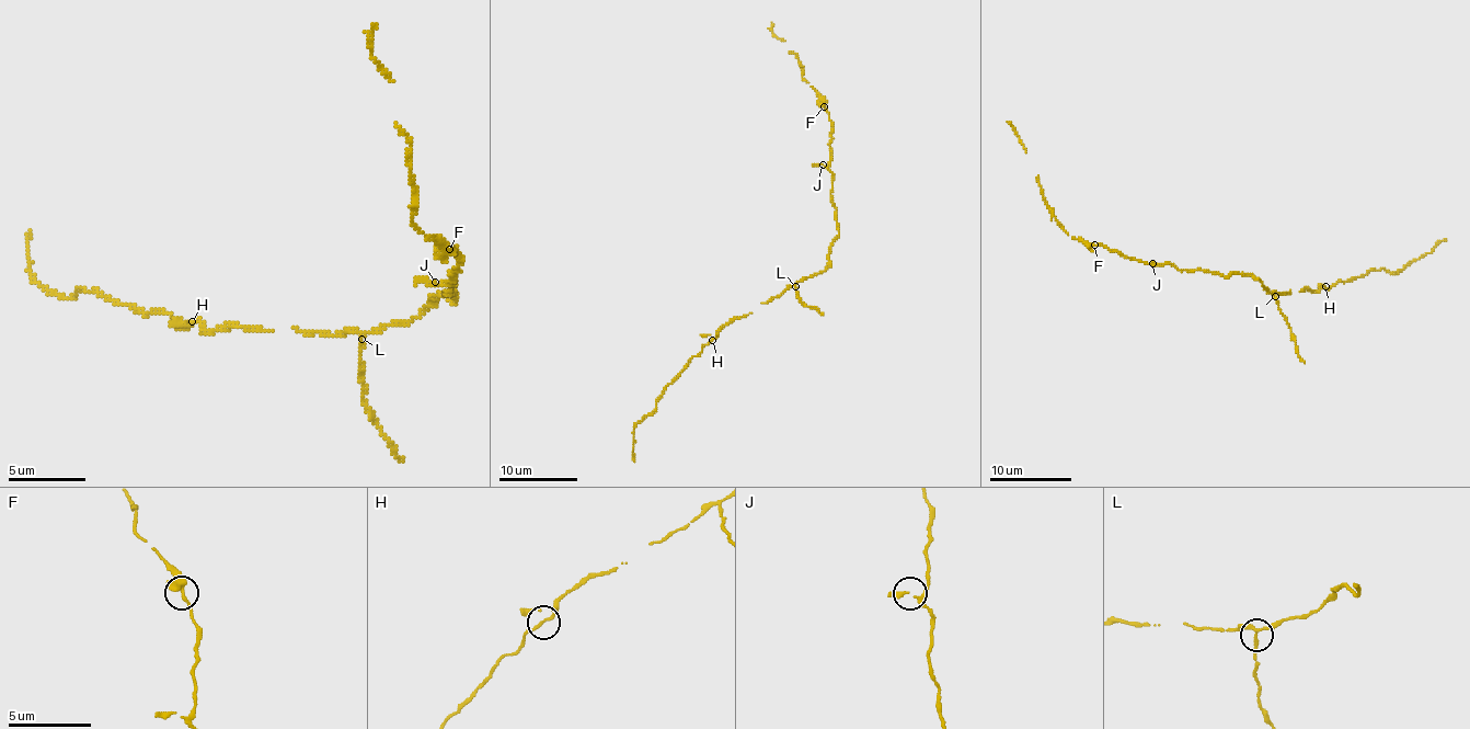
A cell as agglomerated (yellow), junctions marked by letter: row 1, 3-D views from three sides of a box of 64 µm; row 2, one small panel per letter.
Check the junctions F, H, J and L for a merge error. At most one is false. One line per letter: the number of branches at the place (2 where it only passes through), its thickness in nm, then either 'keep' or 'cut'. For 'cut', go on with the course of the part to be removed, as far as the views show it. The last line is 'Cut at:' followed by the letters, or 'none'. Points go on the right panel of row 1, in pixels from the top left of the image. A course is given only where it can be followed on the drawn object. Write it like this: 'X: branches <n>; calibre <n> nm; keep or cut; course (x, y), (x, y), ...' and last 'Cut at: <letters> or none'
F: branches 3; calibre 240 nm; keep
H: branches 3; calibre 140 nm; keep
J: branches 3; calibre 180 nm; keep
L: branches 3; calibre 170 nm; cut; course (1274, 297), (1305, 363)
Cut at: L

